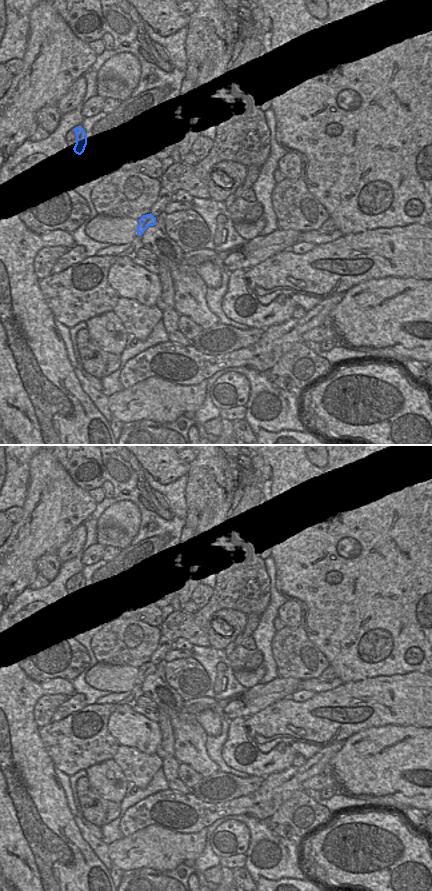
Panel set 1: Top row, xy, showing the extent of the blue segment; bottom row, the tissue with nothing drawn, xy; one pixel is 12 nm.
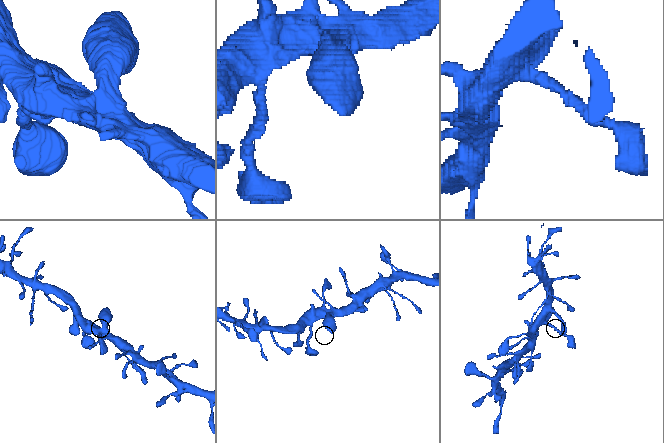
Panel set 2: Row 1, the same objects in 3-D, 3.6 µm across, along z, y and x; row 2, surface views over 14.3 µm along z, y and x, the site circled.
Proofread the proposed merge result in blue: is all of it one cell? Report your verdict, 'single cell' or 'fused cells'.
single cell

